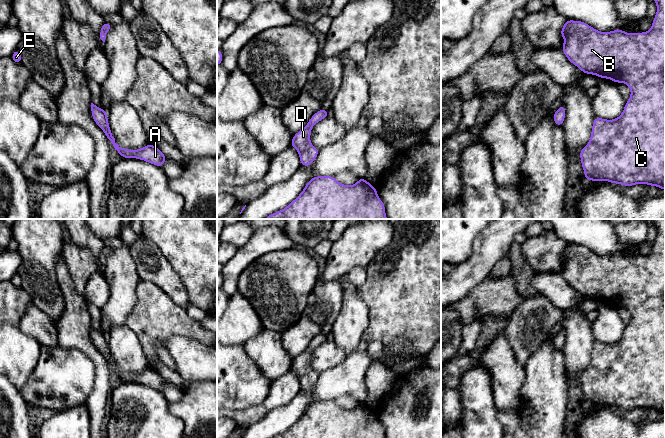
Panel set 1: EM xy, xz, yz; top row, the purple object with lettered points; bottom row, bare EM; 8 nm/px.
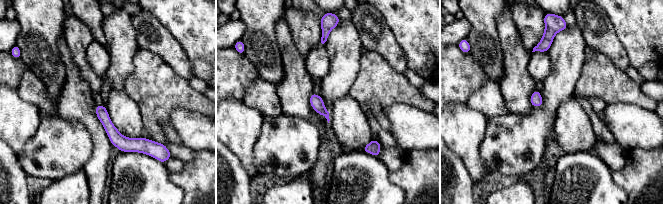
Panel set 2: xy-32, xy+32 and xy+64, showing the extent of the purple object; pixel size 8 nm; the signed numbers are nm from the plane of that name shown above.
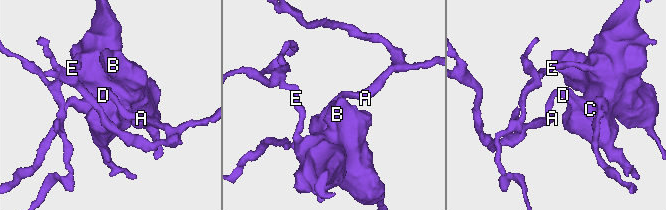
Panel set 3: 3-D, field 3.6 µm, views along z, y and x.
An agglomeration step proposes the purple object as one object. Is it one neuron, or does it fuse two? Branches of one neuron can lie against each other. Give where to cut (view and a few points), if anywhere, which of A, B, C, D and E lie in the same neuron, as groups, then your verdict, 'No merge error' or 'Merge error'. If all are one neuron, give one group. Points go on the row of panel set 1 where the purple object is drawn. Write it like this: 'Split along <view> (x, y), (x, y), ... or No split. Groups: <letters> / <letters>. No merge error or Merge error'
No split. Groups: A B C D E. No merge error

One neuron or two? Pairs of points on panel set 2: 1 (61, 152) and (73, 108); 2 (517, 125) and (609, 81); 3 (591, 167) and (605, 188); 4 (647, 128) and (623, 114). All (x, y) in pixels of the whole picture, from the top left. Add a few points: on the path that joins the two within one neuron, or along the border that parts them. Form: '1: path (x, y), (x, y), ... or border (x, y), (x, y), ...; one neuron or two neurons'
1: border (56, 114), (64, 119), (79, 122), (89, 134); two neurons
2: border (582, 71), (573, 93); two neurons
3: path (591, 172), (600, 183); one neuron
4: path (641, 128), (636, 127), (629, 120); one neuron

